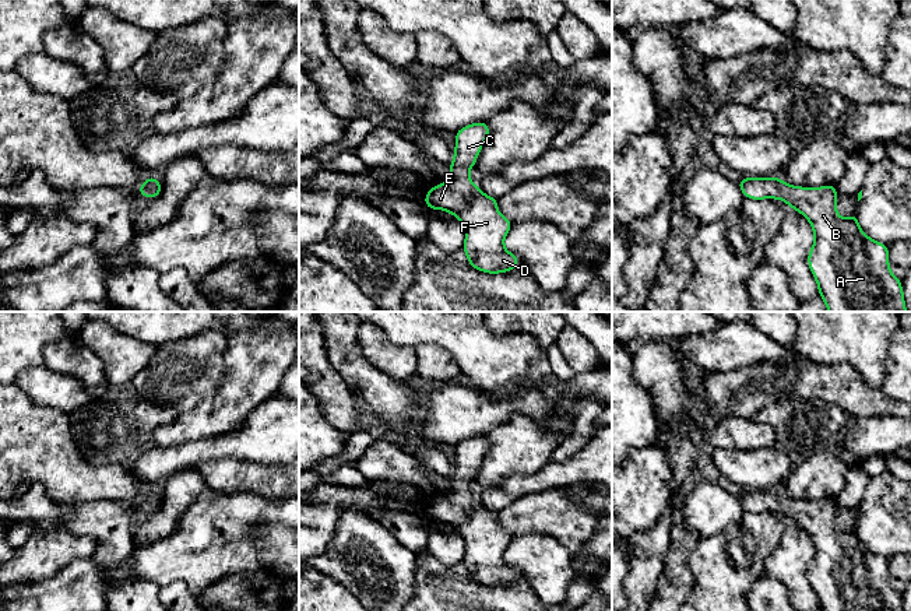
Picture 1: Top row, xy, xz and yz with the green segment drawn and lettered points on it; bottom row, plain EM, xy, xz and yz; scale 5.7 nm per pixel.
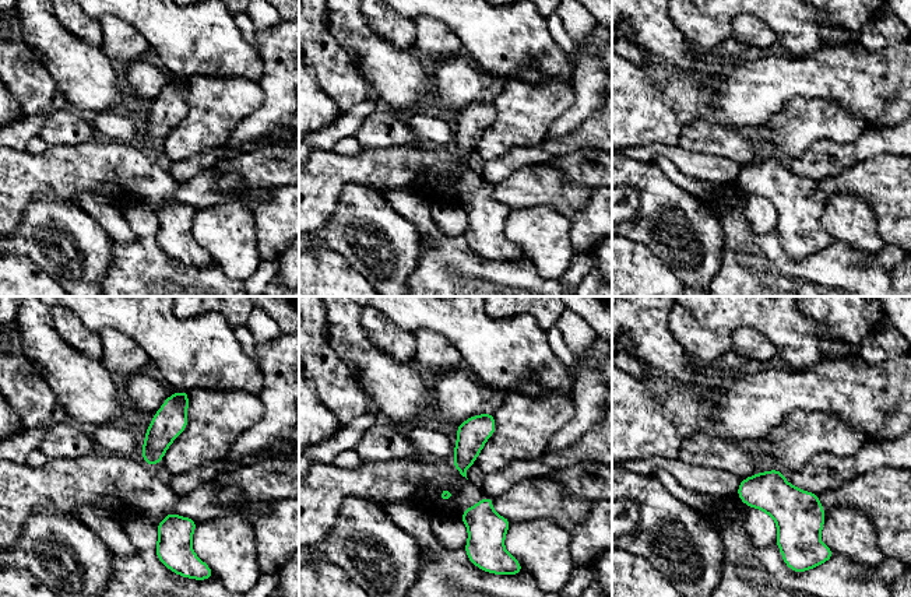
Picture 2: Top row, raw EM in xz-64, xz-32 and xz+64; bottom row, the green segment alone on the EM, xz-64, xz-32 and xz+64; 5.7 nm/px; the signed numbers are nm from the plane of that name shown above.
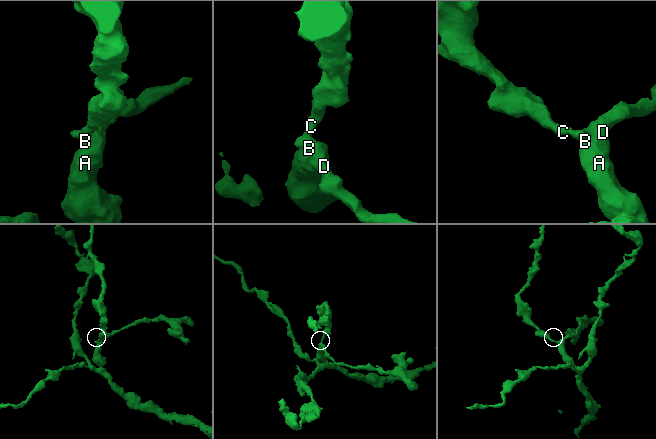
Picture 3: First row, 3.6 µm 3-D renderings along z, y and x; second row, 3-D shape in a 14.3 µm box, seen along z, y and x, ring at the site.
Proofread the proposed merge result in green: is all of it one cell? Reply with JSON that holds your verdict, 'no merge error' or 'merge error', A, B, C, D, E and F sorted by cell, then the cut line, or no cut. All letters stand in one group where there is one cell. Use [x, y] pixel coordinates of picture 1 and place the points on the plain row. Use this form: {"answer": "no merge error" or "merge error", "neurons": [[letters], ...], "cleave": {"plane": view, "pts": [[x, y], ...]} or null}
{"answer": "no merge error", "neurons": [["A", "B", "C", "D", "E", "F"]], "cleave": null}

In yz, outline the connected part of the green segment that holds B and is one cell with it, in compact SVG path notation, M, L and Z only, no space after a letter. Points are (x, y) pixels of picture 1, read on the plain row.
M742 491L736 495L746 512L781 512L789 522L806 530L812 538L815 555L808 566L808 579L817 596L822 611L904 611L901 593L891 587L889 559L865 548L858 527L841 531L837 527L836 498L820 501L791 499L773 491Z

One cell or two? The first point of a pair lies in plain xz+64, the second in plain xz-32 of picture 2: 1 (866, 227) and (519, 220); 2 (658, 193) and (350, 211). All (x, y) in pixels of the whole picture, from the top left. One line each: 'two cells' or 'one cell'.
1: one cell
2: one cell

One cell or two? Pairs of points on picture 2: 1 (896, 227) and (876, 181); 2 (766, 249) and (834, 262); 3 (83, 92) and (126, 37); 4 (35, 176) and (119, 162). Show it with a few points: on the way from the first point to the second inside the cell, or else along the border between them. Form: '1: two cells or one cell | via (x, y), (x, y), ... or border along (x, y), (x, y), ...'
1: one cell | via (892, 216), (892, 196), (887, 192)
2: one cell | via (783, 266), (818, 267)
3: two cells | border along (99, 48), (111, 60)
4: one cell | via (56, 171), (98, 168)

